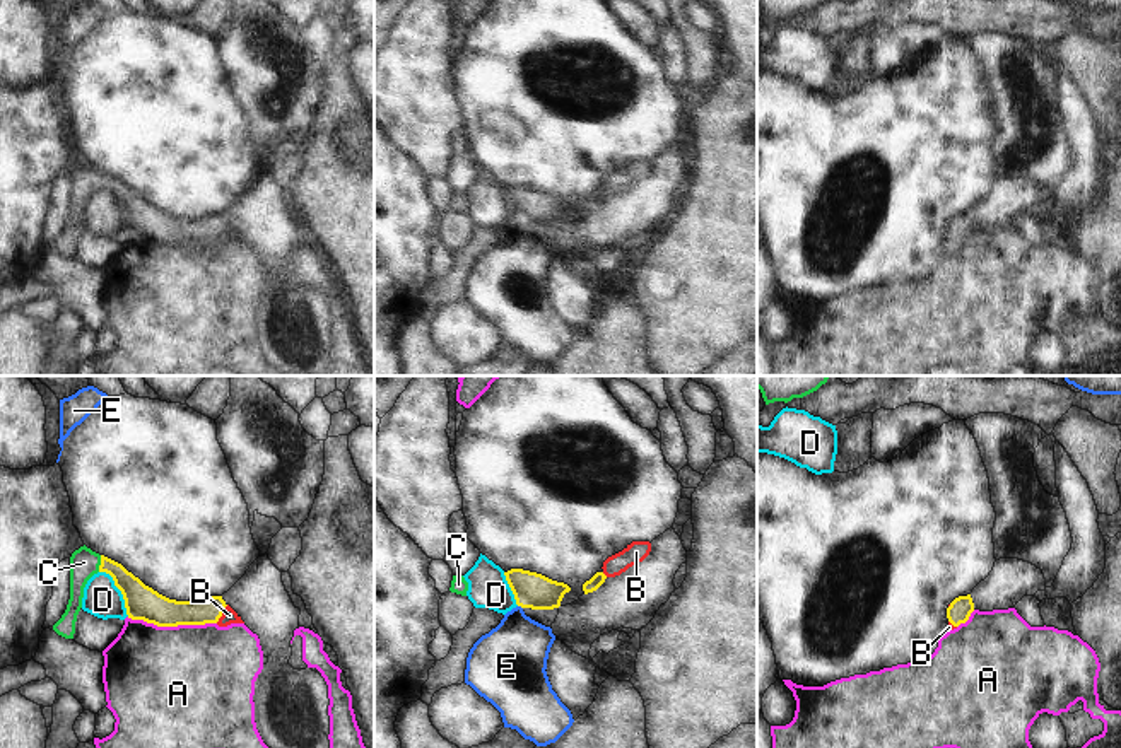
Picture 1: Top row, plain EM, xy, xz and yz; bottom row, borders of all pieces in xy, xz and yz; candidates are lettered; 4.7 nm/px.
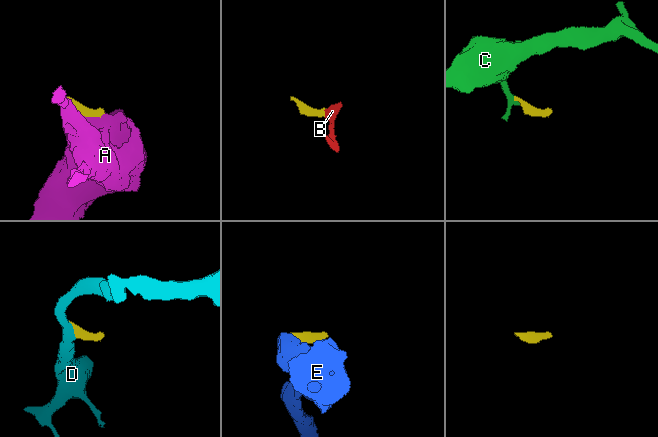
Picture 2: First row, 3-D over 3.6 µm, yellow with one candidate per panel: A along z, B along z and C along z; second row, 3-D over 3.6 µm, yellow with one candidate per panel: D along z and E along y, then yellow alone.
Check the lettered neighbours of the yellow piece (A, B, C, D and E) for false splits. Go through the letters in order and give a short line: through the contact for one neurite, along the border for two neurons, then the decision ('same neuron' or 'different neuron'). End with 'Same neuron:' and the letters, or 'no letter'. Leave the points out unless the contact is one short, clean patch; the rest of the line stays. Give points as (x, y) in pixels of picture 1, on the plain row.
A: xy (127, 234), (158, 243), (216, 241) | different neuron
B: xy (170, 229), (223, 229), (229, 233) | same neuron
C: xy (140, 217), (111, 185), (101, 181), (84, 180) | same neuron
D: xy (99, 188), (111, 195), (129, 233) | different neuron
E: xz (518, 222), (522, 226) | different neuron
Same neuron: B, C

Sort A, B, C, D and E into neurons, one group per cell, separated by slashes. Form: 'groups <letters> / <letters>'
groups A / B C / D / E

